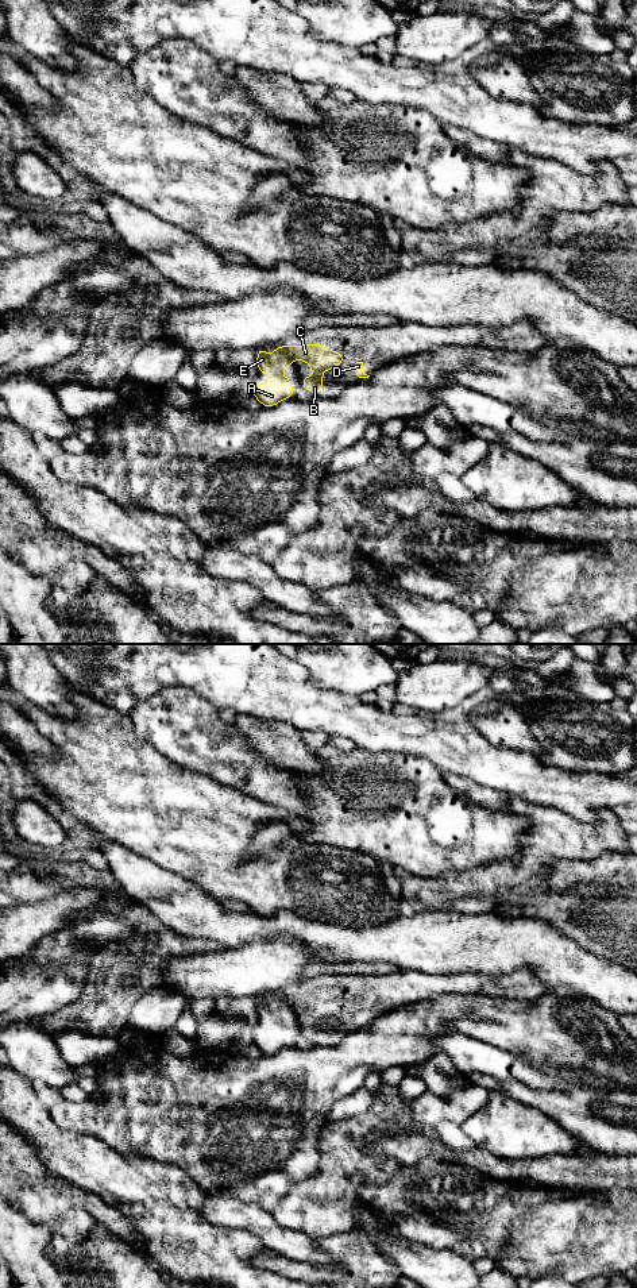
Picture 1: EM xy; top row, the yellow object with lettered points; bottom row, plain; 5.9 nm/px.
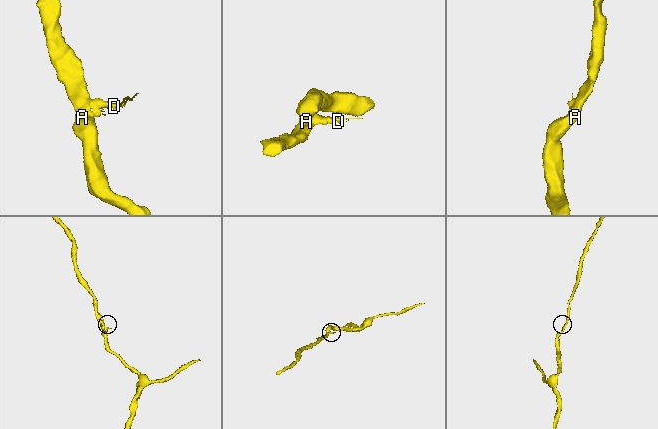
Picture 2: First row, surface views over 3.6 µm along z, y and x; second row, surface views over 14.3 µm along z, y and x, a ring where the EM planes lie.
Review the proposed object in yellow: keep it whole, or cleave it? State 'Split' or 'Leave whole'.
Split

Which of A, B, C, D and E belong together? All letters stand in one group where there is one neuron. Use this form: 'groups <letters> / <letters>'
groups A E / B C D

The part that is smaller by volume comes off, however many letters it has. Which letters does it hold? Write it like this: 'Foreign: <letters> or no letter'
Foreign: B, C, D

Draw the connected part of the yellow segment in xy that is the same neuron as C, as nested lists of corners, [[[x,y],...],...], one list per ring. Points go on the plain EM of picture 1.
[[[318,991],[283,994],[283,998],[292,1010],[305,1009],[310,1014],[314,1023],[301,1026],[301,1031],[302,1036],[312,1042],[321,1041],[323,1029],[325,1026],[321,1021],[333,1015],[340,1015],[344,1009],[344,1003],[340,999],[329,999],[327,994]]]

